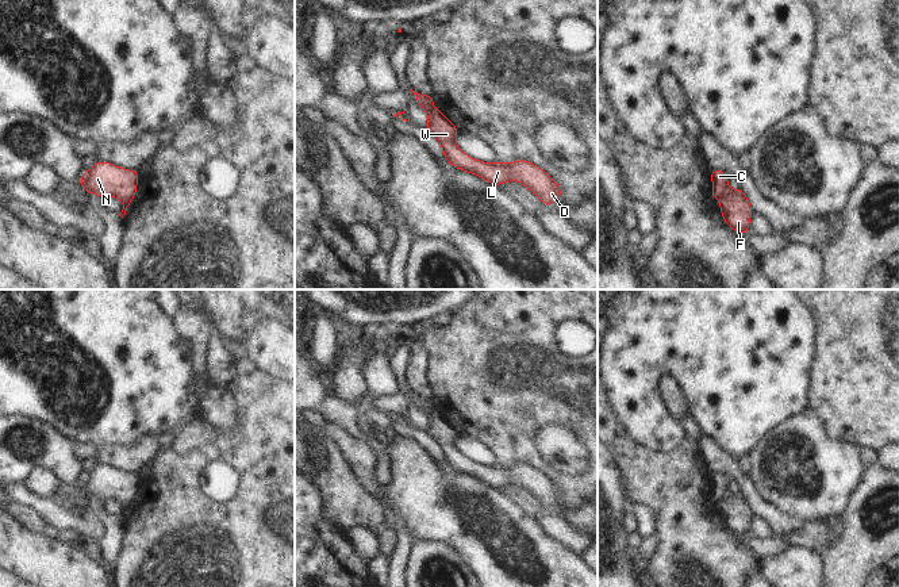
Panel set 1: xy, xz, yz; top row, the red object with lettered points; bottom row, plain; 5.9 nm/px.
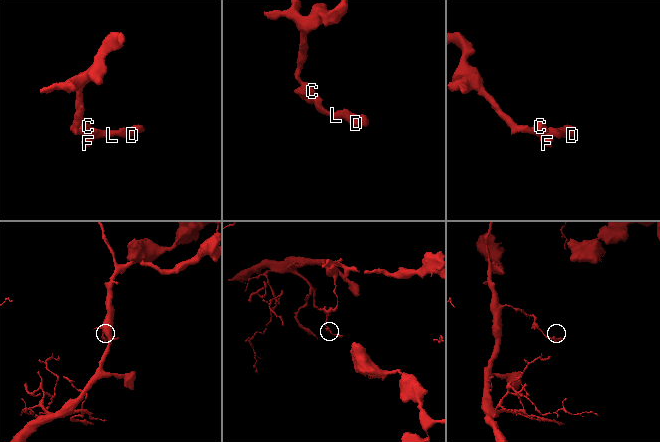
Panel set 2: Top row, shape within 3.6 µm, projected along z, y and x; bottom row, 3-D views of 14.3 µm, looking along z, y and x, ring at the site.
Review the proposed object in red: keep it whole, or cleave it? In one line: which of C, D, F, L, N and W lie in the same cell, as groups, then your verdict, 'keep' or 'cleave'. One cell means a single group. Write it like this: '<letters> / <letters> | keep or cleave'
C N / D F L W | cleave

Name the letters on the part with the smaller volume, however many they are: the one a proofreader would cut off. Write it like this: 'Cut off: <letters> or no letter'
Cut off: D, F, L, W

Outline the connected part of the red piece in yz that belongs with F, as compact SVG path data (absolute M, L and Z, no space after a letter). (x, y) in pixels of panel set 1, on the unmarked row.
M741 491L726 492L719 500L721 515L725 525L737 536L749 536L749 523L753 511Z

